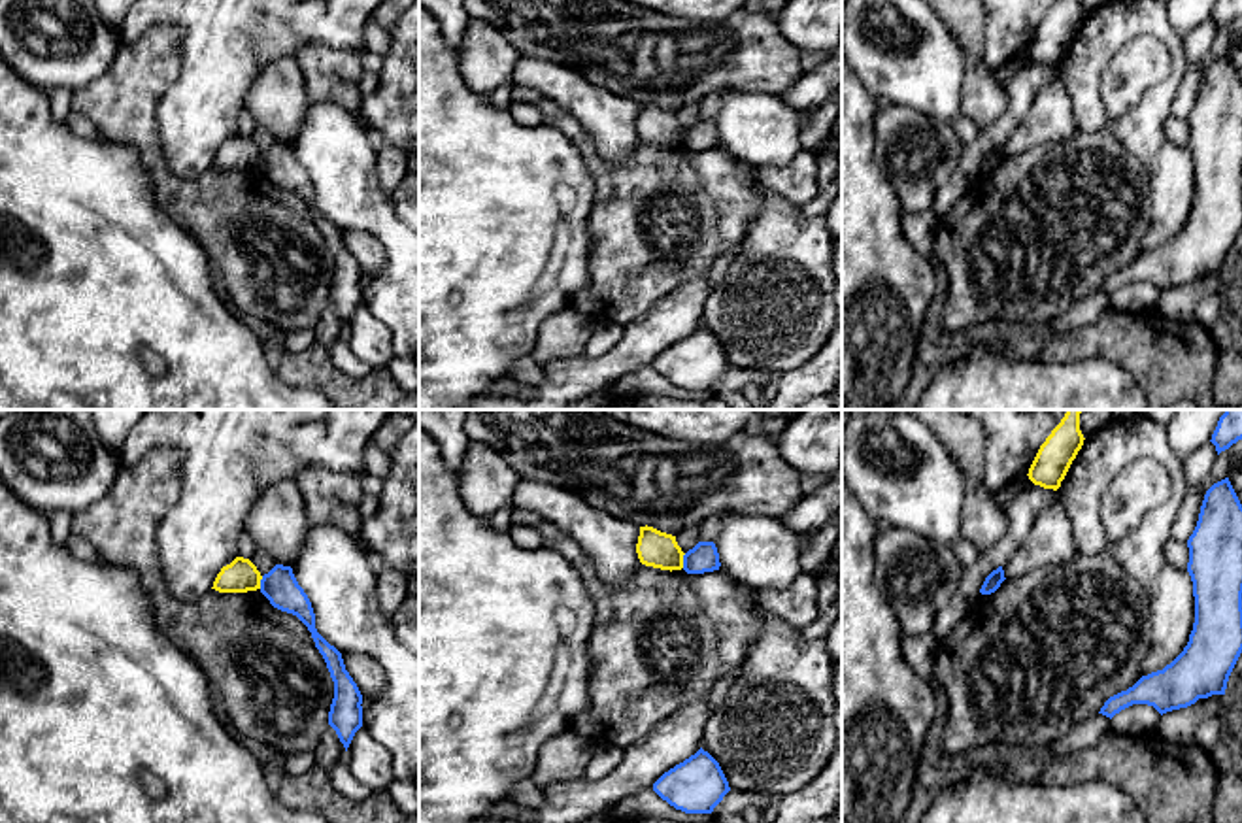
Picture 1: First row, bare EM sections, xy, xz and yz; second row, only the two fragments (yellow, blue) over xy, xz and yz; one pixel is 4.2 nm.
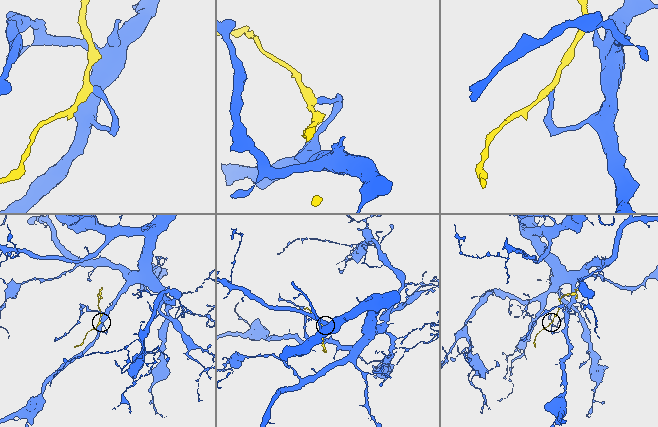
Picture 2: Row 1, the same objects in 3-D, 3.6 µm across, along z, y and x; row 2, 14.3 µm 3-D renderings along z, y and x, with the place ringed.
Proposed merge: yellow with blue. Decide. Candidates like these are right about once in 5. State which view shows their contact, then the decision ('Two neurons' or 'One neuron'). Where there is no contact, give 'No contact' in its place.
Touches yellow in xz. Two neurons

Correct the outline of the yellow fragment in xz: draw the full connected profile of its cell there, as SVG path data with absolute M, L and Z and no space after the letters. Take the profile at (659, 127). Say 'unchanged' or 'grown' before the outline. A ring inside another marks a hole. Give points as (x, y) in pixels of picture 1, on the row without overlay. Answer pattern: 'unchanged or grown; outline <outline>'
unchanged; outline M640 104L636 130L642 142L661 147L681 147L683 128L676 113L661 109L653 104Z

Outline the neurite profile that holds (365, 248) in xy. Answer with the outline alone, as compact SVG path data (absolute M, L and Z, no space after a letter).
M342 230L342 236L362 276L372 277L379 274L385 266L385 249L379 240L366 230Z

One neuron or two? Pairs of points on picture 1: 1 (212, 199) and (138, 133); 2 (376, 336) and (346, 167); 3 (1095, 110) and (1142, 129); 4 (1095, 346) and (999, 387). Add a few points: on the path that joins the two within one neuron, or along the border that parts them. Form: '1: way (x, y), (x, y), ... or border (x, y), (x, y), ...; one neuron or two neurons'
1: way (189, 199), (157, 170), (150, 155); one neuron
2: border (361, 304), (387, 331), (393, 355); two neurons
3: way (1095, 55), (1124, 27), (1156, 27), (1176, 74); one neuron
4: border (1033, 357), (1040, 361), (1101, 359); two neurons

